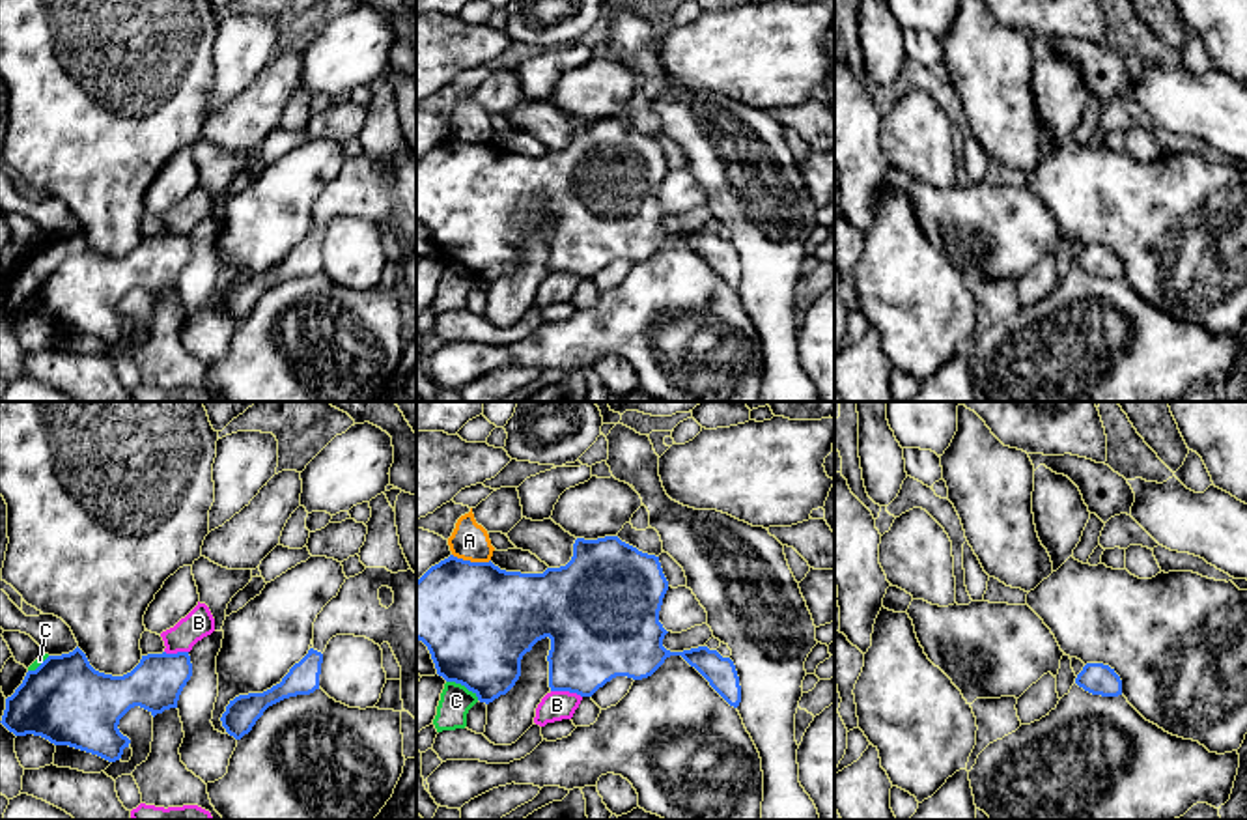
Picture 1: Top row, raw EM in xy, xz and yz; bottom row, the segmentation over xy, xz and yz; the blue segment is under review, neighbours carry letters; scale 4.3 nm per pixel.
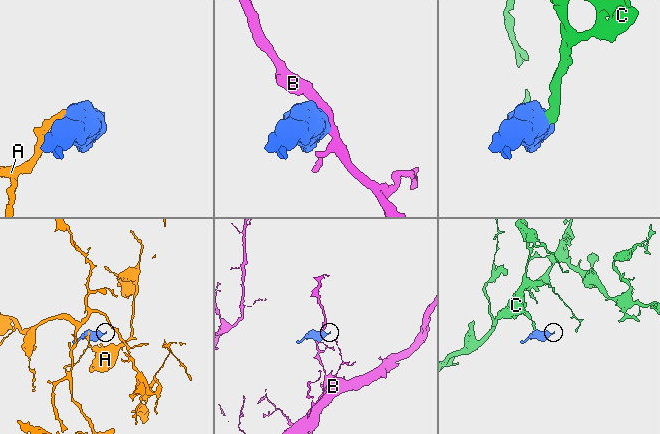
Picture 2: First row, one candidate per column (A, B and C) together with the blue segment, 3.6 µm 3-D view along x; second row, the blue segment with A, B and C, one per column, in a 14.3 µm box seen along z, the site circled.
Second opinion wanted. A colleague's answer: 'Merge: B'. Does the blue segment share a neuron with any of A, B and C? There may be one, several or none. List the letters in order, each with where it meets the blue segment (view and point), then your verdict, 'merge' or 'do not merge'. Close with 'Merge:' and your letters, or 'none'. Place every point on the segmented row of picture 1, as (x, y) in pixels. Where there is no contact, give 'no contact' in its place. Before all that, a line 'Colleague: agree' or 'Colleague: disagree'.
Colleague: disagree
A: contact xz (469, 561); do not merge
B: contact xz (566, 690); do not merge
C: contact xz (463, 684); do not merge
Merge: none

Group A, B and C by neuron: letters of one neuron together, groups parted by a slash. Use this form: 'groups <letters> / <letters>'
groups A / B / C

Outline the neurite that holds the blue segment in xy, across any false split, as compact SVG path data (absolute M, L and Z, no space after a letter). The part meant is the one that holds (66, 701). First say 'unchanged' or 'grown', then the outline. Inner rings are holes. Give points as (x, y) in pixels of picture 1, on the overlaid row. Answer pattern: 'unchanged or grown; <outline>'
unchanged; M77 646L28 671L6 699L0 723L15 736L41 736L116 762L131 743L118 728L119 719L134 706L153 717L177 708L190 676L189 652L147 654L131 672L112 676L95 671Z

